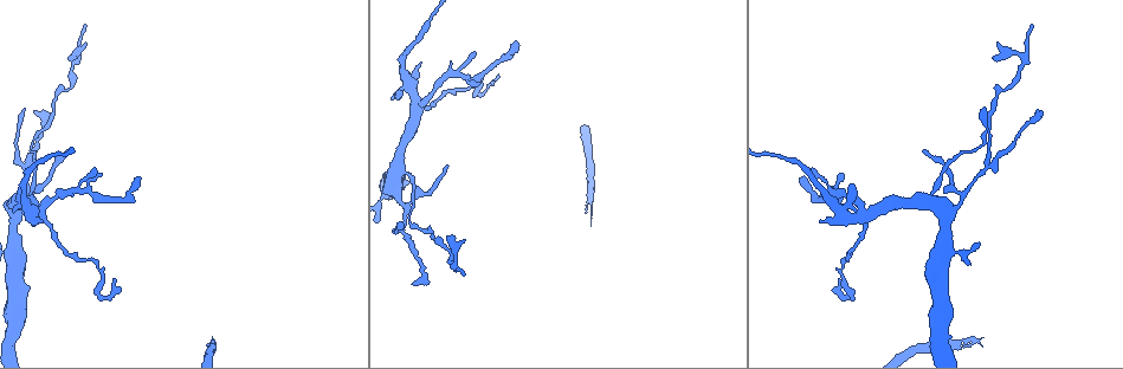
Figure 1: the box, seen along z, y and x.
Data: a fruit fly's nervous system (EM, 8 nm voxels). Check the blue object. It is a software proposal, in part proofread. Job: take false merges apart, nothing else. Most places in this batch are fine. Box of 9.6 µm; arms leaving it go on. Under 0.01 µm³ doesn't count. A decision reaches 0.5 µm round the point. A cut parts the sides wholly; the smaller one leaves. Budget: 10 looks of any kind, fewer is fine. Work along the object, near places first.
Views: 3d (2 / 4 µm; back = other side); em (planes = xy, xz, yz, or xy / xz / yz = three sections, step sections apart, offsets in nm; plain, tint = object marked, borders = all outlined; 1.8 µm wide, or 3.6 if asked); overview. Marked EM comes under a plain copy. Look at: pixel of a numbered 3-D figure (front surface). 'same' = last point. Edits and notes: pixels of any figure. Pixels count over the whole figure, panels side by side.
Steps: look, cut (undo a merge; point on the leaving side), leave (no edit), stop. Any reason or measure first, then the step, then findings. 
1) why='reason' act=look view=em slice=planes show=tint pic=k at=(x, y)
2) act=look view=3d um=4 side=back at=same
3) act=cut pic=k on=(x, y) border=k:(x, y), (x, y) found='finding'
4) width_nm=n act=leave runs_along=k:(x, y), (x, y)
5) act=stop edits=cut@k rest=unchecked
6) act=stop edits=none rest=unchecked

why='two arms at a narrow angle' act=look view=em slice=planes show=tint pic=1 at=(42, 214)

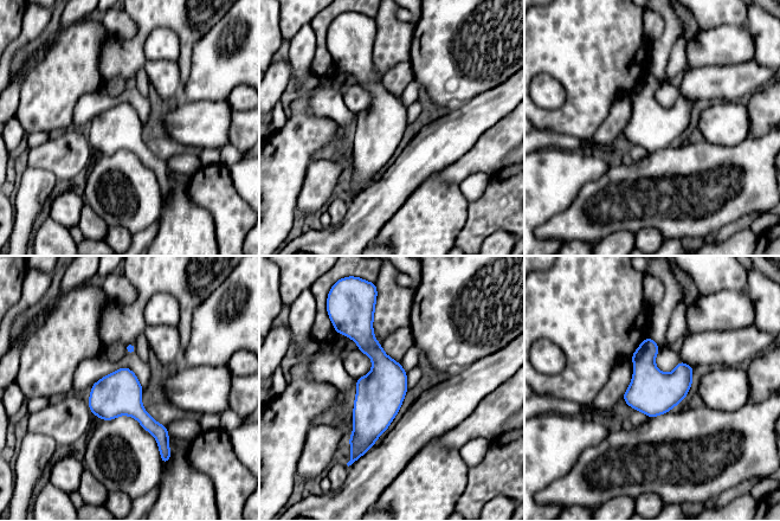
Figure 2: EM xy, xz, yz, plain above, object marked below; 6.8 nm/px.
width_nm=300 act=leave found='one neuron here'

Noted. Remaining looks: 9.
why='thin neck' act=look view=3d um=4 pic=1 at=(815, 199)

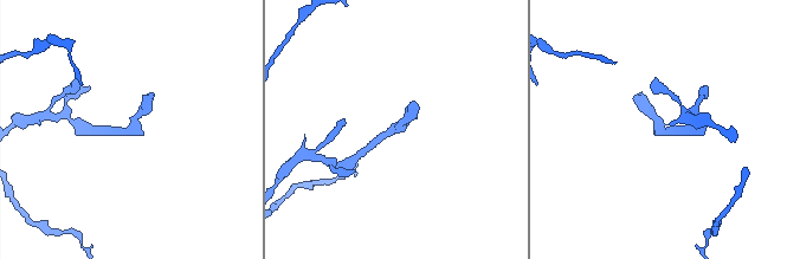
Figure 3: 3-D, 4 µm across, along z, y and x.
act=look view=em slice=planes show=tint pic=3 at=(392, 133)

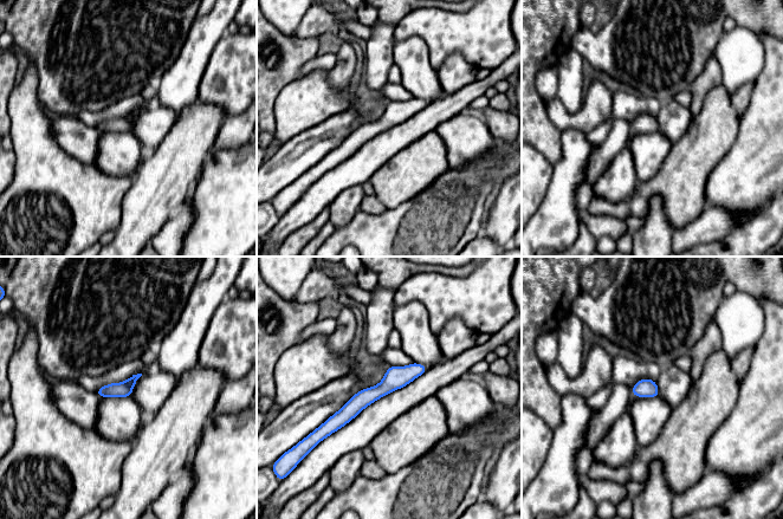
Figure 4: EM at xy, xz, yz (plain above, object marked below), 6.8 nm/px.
act=leave runs_along=4:(422, 369), (395, 377), (329, 426) found='all the same neuron'

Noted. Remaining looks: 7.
why='abrupt turn' act=look view=3d um=4 pic=1 at=(454, 264)

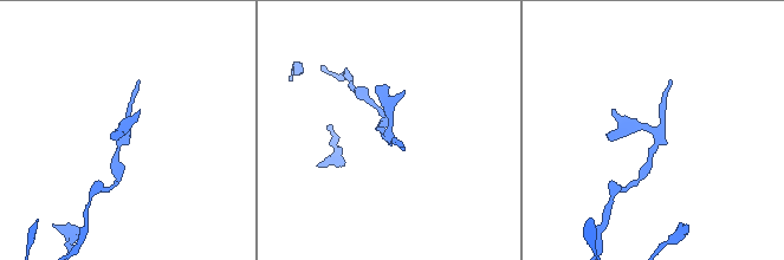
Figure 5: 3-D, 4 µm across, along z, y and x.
why='need the tissue' act=look view=em slice=xz step=4 show=tint pic=5 at=(383, 136)

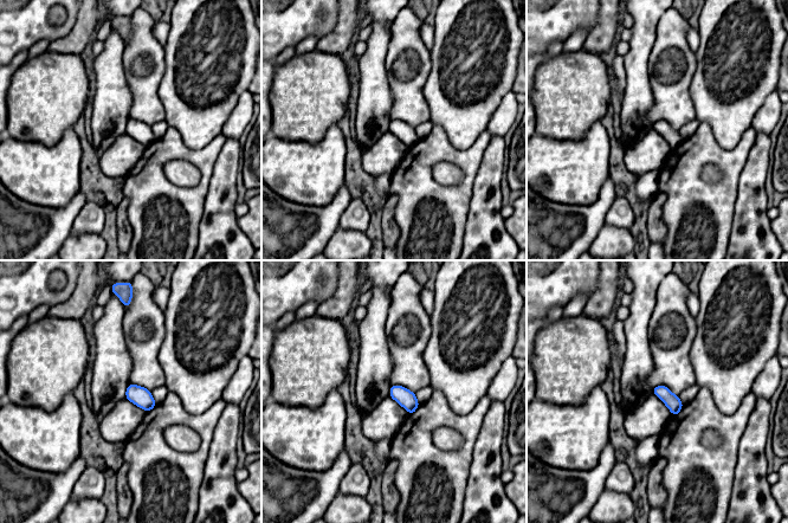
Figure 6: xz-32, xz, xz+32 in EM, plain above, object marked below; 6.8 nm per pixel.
why='cut it another way' act=look view=em slice=planes show=tint at=same

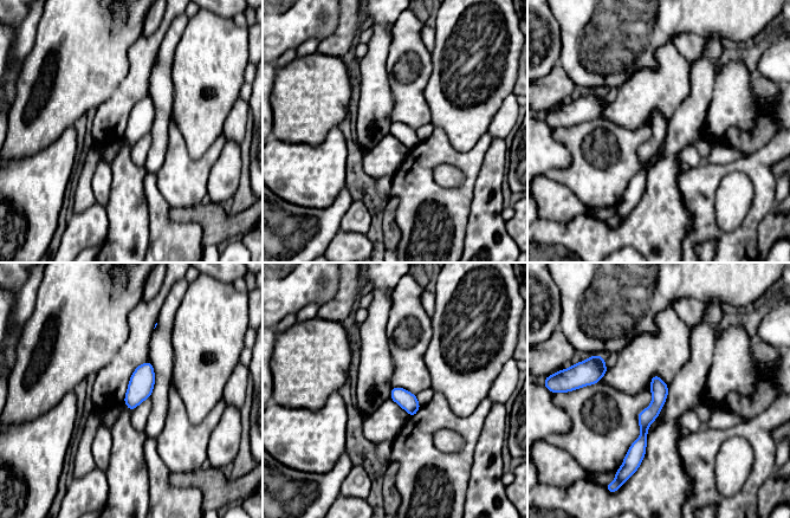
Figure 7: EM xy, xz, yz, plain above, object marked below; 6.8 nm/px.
act=leave runs_along=7:(656, 379), (635, 461) found='one neuron here'

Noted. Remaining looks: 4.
why='sharp bend' act=look view=em slice=planes show=tint pic=1 at=(101, 273)

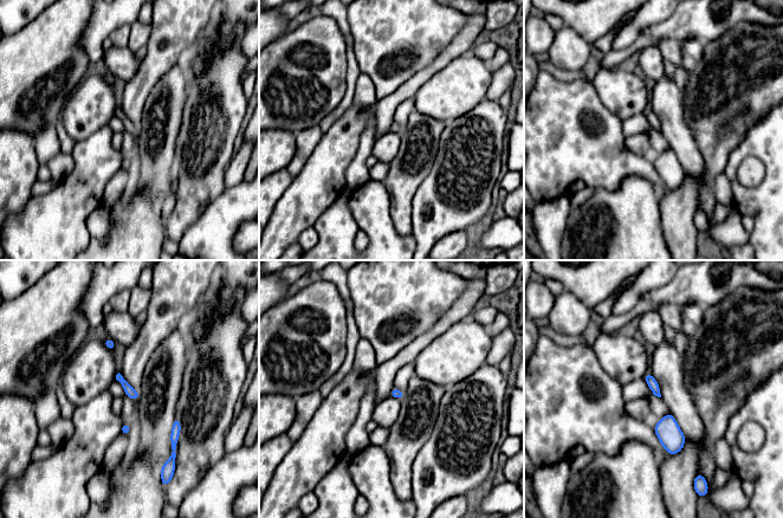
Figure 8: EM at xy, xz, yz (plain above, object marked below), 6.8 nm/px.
act=leave found='continuous, no second neuron'

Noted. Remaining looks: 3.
act=stop edits=none rest=unchecked

